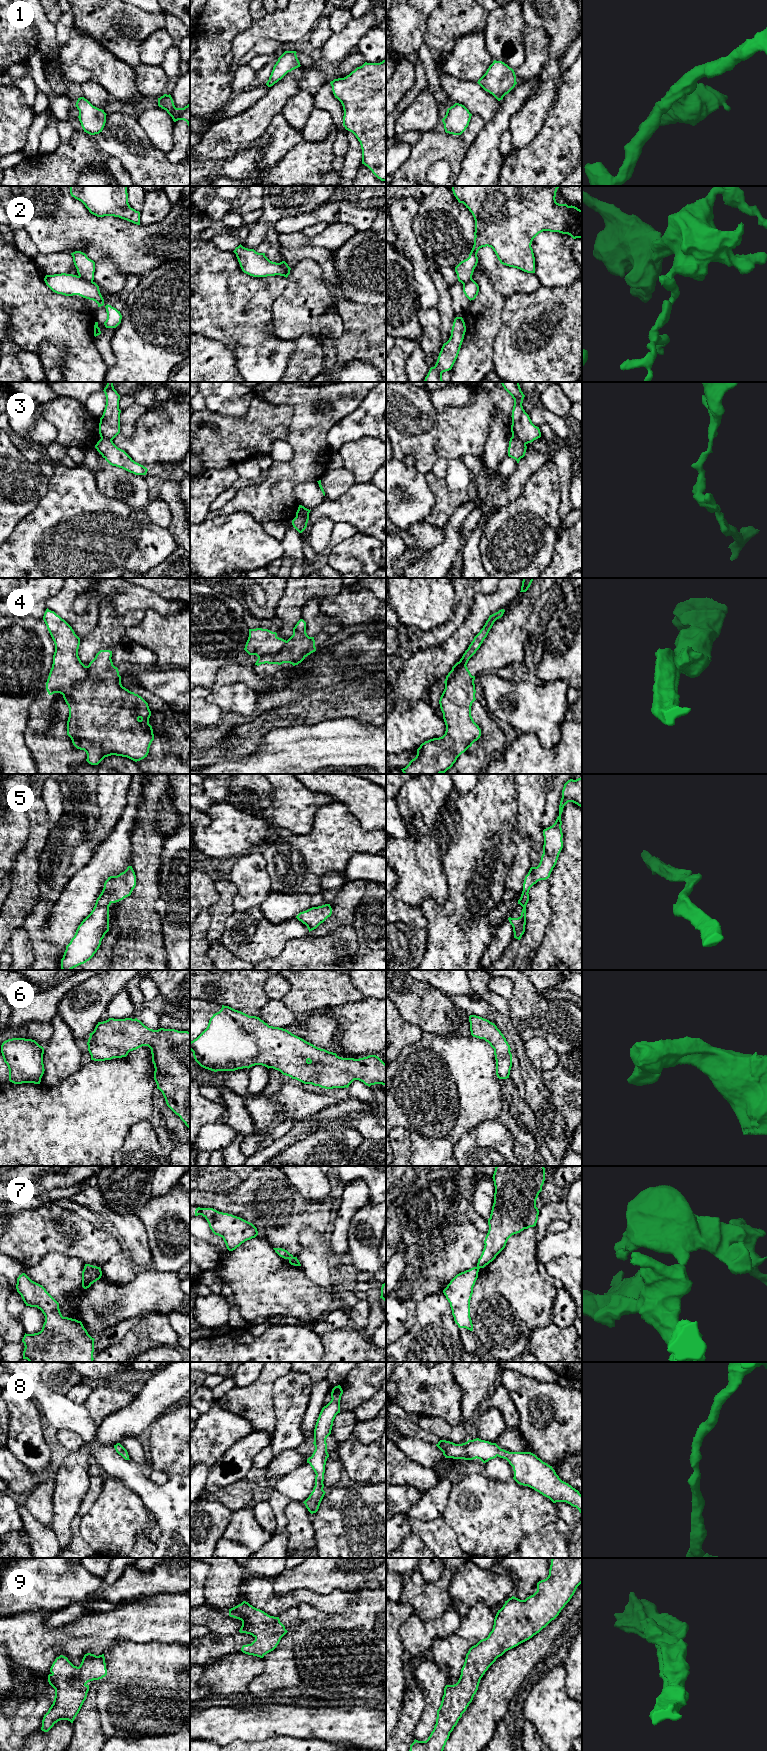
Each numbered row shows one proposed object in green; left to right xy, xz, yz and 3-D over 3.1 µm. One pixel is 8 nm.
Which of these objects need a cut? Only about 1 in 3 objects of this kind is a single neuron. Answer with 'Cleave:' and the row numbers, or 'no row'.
Cleave: 2, 3, 4, 7

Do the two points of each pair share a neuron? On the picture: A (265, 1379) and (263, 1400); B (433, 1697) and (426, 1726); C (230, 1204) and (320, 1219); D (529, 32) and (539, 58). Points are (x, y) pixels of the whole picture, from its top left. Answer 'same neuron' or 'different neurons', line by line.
A: same neuron
B: same neuron
C: same neuron
D: same neuron

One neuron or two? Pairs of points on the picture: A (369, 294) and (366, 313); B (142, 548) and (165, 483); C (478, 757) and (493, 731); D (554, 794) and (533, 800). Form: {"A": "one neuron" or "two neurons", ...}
{"A": "two neurons", "B": "two neurons", "C": "one neuron", "D": "two neurons"}

